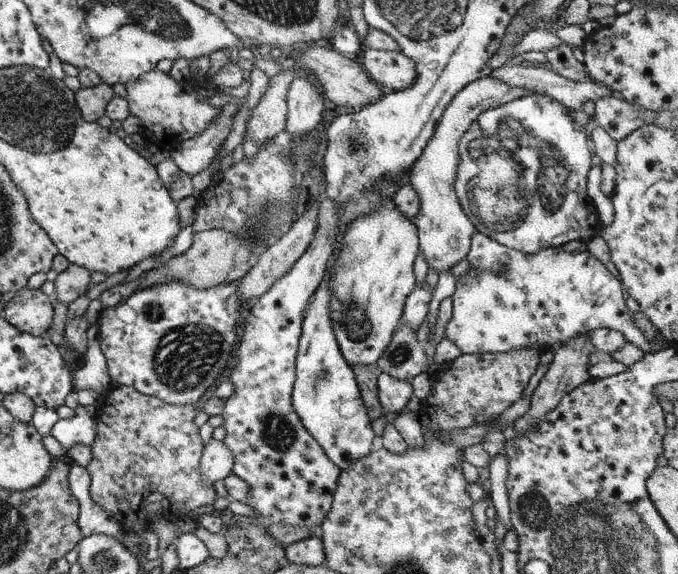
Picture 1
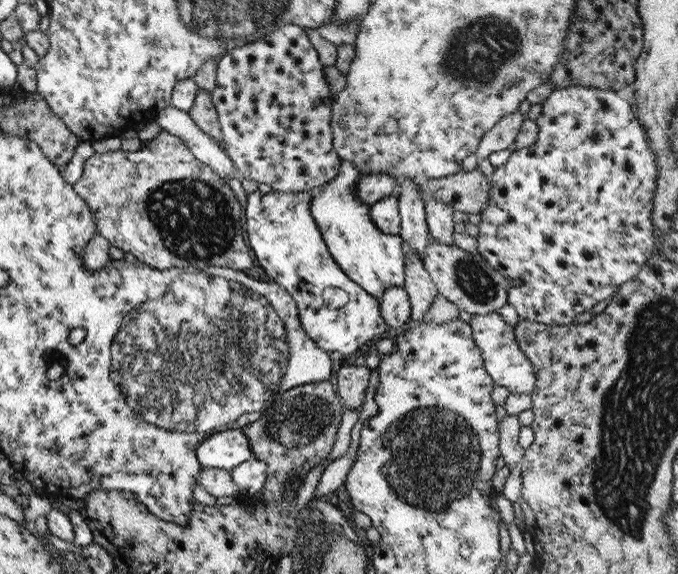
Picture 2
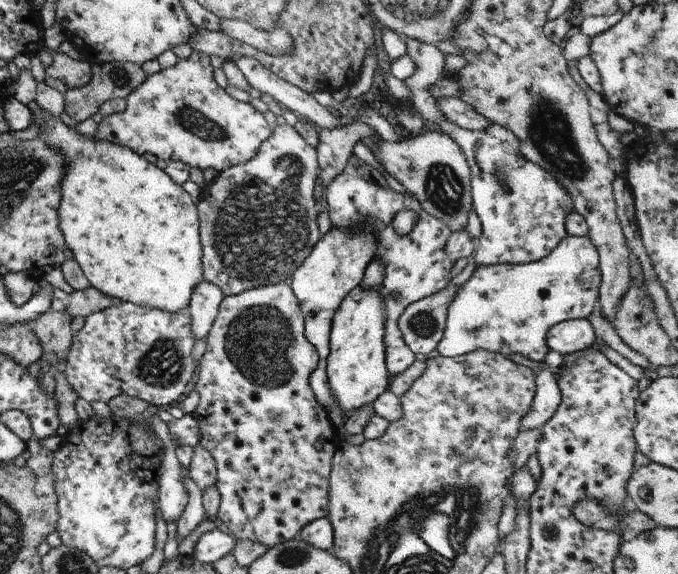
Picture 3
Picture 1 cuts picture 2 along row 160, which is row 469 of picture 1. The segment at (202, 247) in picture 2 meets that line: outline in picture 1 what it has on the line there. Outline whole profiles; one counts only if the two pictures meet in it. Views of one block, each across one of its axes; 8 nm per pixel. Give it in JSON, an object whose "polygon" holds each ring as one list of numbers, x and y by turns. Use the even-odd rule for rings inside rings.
{"polygon":[[116,385,111,386,108,391,103,392,100,396,100,400,95,406,95,412,93,414,95,421,95,436,89,445,91,459,84,467,89,473,89,486,88,493,91,502,100,506,100,509,108,516,109,519,114,520,120,528,127,534,133,534,137,530,142,530,146,533,151,533,150,528,151,520,157,517,163,517,171,523,175,523,181,518,197,517,201,518,203,515,209,515,216,513,213,509,213,502,217,497,215,491,209,483,200,481,200,470,198,469,200,458,202,455,202,448,204,445,199,438,198,428,193,423,193,418,198,413,197,409,193,405,170,405,161,399,154,396,144,395,137,392,133,387,129,385]]}

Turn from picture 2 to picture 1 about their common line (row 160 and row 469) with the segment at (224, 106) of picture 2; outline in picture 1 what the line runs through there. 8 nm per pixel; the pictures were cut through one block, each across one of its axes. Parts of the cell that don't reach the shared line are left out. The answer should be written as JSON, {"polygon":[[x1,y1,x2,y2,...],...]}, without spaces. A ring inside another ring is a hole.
{"polygon":[[322,196,318,204,317,228,305,252,293,263,288,273,277,279,264,293,254,298,248,305,247,314,241,322,241,332,234,353,235,362,228,378,234,391,225,401,222,417,226,429,222,440,234,456,231,474,245,482,248,497,245,502,256,516,257,525,268,527,274,524,290,524,294,527,311,527,321,524,332,505,332,494,340,473,323,452,323,449,305,430,300,418,291,406,290,394,294,381,294,358,298,347,301,311,305,310,317,286,325,276,326,266,332,254,334,235,338,232,338,208,327,196]]}

